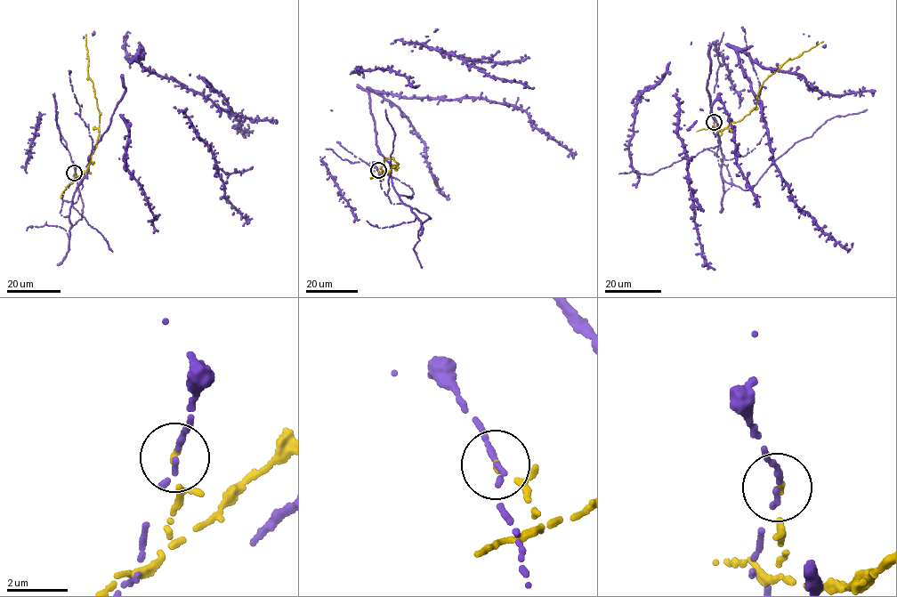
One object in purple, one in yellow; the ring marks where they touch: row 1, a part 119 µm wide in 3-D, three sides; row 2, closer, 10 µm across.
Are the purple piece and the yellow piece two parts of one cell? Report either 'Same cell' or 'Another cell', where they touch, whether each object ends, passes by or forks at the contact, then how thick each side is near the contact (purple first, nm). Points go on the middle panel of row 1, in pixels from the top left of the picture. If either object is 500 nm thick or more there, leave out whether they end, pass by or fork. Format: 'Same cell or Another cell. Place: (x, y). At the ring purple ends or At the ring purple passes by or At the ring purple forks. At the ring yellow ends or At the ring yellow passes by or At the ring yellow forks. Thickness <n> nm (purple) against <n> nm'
Another cell. Place: (378, 170). At the ring purple ends. At the ring yellow ends. Thickness 240 nm (purple) against 130 nm

